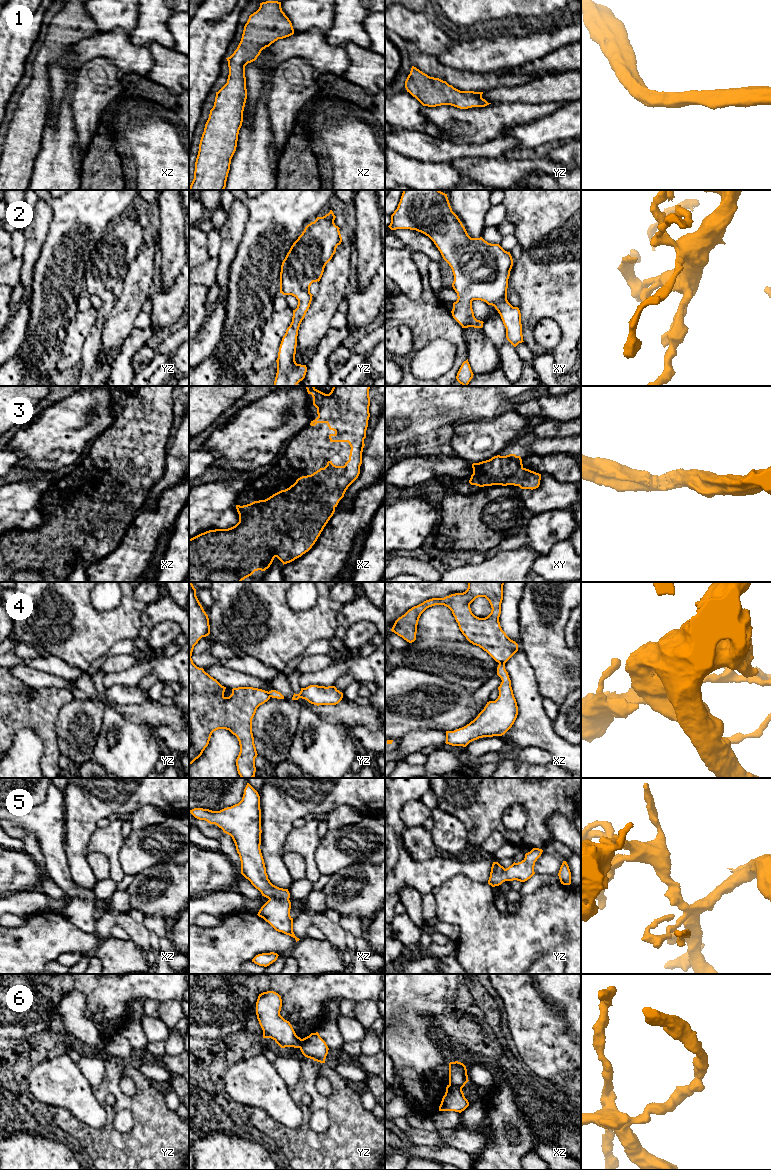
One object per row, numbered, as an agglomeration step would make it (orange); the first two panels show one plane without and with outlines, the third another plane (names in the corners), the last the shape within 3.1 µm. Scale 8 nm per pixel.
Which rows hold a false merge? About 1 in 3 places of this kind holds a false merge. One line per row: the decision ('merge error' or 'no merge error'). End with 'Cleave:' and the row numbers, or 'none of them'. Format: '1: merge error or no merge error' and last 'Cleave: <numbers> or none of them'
1: no merge error
2: no merge error
3: no merge error
4: merge error
5: no merge error
6: merge error
Cleave: 4, 6

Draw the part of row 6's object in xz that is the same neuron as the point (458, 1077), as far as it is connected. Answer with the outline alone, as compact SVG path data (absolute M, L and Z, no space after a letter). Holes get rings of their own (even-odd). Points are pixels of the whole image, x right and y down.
M458 1061L450 1062L449 1084L457 1088L463 1088L468 1081L466 1066Z

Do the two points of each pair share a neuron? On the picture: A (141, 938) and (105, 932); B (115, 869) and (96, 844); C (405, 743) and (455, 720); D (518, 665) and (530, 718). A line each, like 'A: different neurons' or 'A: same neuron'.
A: same neuron
B: same neuron
C: different neurons
D: same neuron

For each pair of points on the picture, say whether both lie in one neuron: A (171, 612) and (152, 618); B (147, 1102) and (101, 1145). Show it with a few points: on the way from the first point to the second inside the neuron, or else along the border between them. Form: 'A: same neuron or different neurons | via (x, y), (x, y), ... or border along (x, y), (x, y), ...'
A: same neuron | via (166, 612), (157, 613)
B: same neuron | via (147, 1118), (147, 1122), (124, 1145), (117, 1145)

